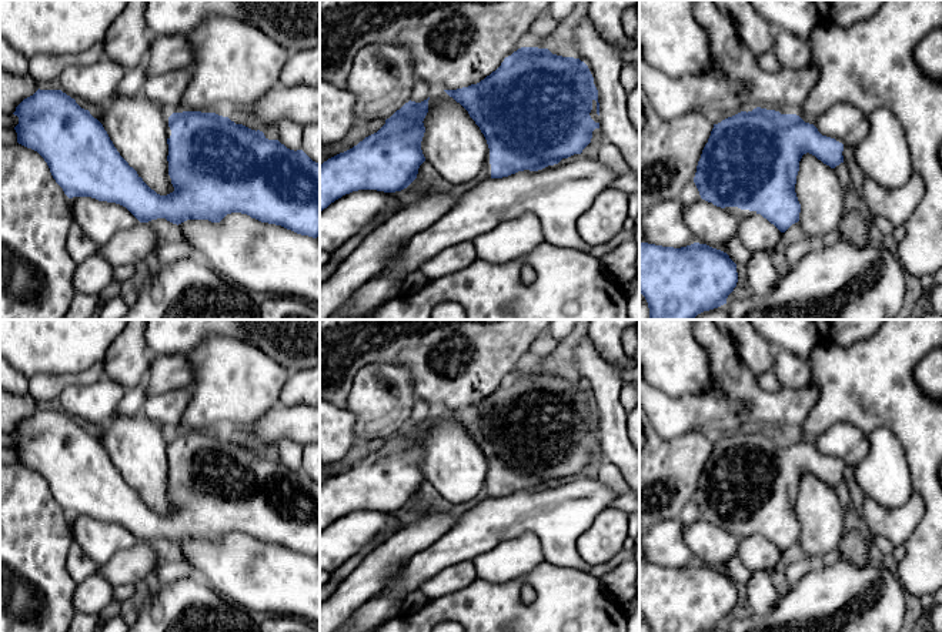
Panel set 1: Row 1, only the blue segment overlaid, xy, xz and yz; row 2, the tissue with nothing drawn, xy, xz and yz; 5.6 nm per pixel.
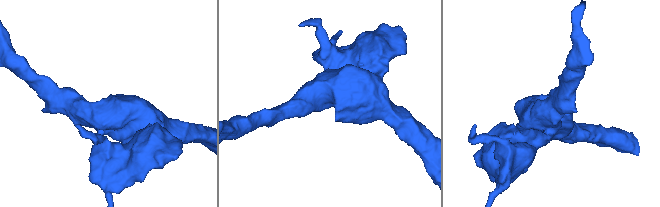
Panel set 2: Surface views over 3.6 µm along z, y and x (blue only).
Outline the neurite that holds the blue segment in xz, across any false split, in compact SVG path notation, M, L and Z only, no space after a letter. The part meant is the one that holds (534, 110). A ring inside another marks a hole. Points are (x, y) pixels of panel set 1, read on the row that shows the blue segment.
M521 47L480 83L444 91L468 111L484 134L488 144L485 164L488 178L502 178L524 170L538 171L558 164L562 158L581 154L591 143L592 131L599 128L599 123L589 116L594 100L599 116L599 103L588 66L579 58L552 54L548 49Z

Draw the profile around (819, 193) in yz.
M809 153L799 161L795 193L801 204L801 228L815 244L838 228L851 203L835 170Z

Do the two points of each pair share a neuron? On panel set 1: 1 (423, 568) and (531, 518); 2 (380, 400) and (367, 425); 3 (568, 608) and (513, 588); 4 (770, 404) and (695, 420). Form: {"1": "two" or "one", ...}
{"1": "one", "2": "one", "3": "one", "4": "one"}

